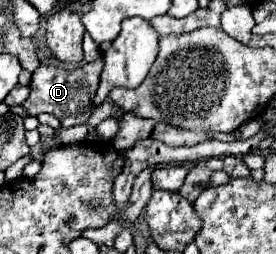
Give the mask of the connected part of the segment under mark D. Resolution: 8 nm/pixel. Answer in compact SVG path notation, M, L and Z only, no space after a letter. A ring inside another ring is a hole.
M102 57L92 61L92 63L84 63L82 67L76 67L72 71L64 69L64 67L56 67L56 65L46 65L46 63L38 65L36 73L32 75L30 97L22 103L22 107L32 117L36 117L40 113L52 113L54 117L60 119L60 125L64 129L84 123L90 117L90 113L92 113L94 87L98 87L102 65L104 65Z

